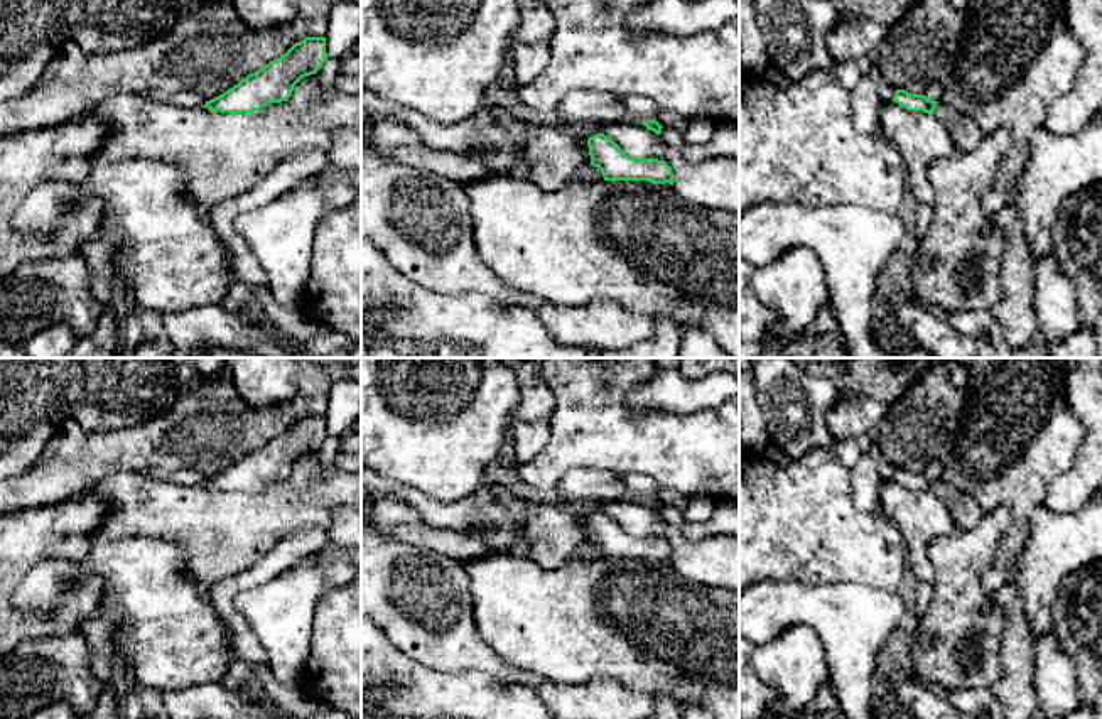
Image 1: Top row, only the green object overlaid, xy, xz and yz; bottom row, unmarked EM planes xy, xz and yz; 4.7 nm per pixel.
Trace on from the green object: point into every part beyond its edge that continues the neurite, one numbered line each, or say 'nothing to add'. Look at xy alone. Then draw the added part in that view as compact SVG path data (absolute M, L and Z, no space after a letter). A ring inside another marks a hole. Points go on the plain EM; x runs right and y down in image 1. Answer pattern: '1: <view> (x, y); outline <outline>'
nothing to add

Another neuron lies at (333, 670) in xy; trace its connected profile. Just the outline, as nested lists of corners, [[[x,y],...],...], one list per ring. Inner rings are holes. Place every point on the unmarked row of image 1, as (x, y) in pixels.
[[[327,545],[316,557],[351,562],[356,579],[317,603],[300,685],[319,702],[361,719],[361,547]]]

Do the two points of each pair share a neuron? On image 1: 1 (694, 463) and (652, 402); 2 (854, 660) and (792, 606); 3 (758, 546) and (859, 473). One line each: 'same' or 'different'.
1: different
2: same
3: different

